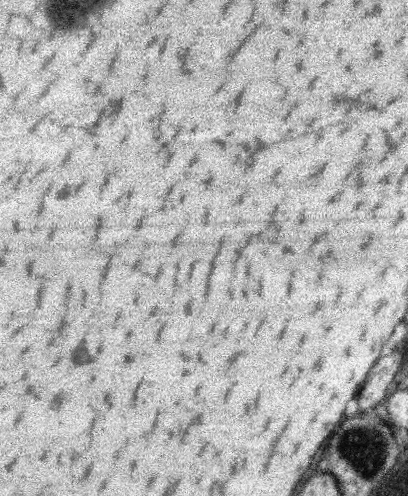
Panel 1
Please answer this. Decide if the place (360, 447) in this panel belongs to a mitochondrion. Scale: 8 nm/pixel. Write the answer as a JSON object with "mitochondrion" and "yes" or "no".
{"mitochondrion":"yes"}

